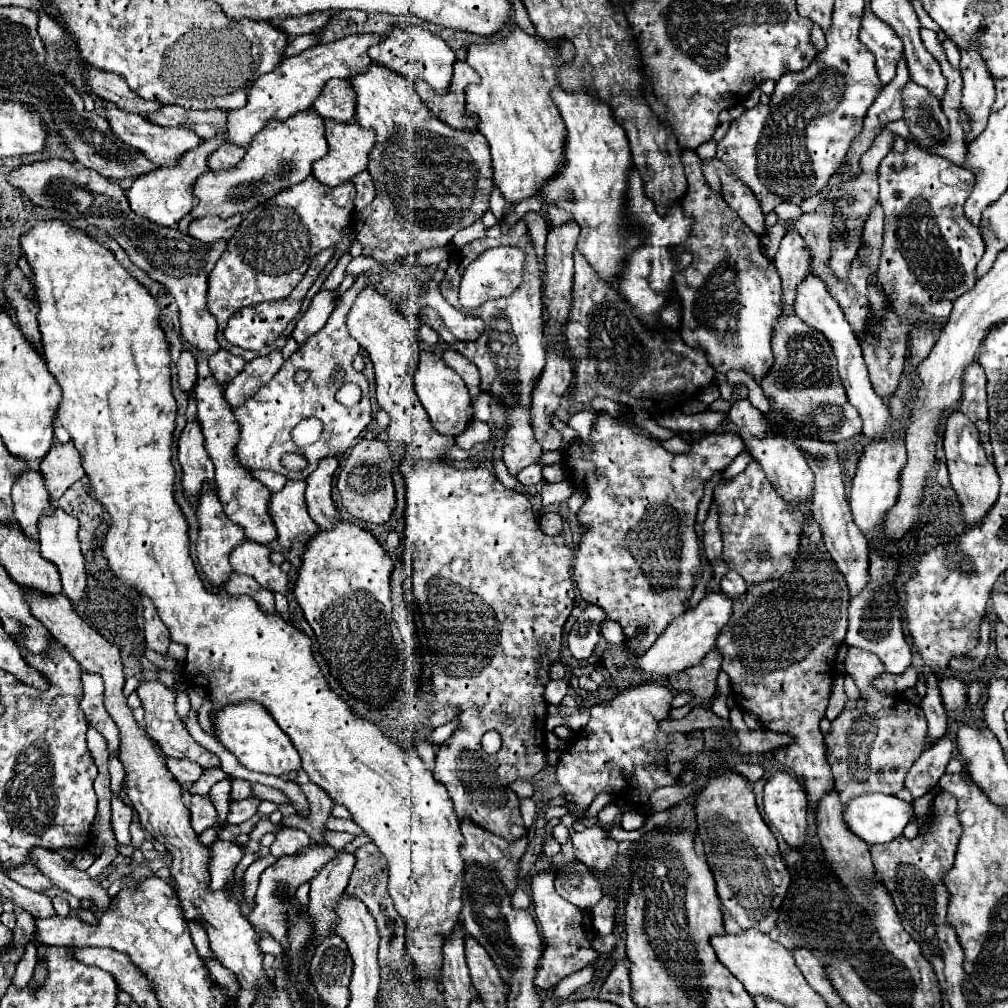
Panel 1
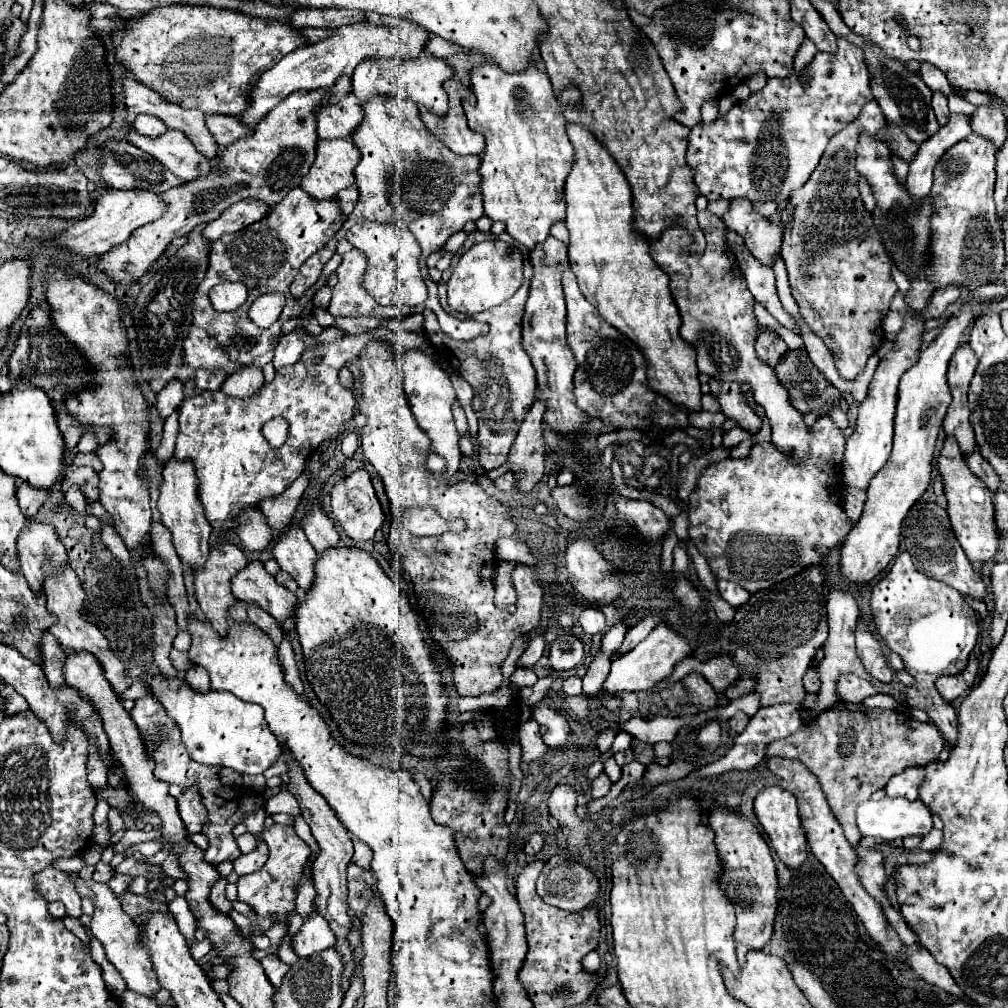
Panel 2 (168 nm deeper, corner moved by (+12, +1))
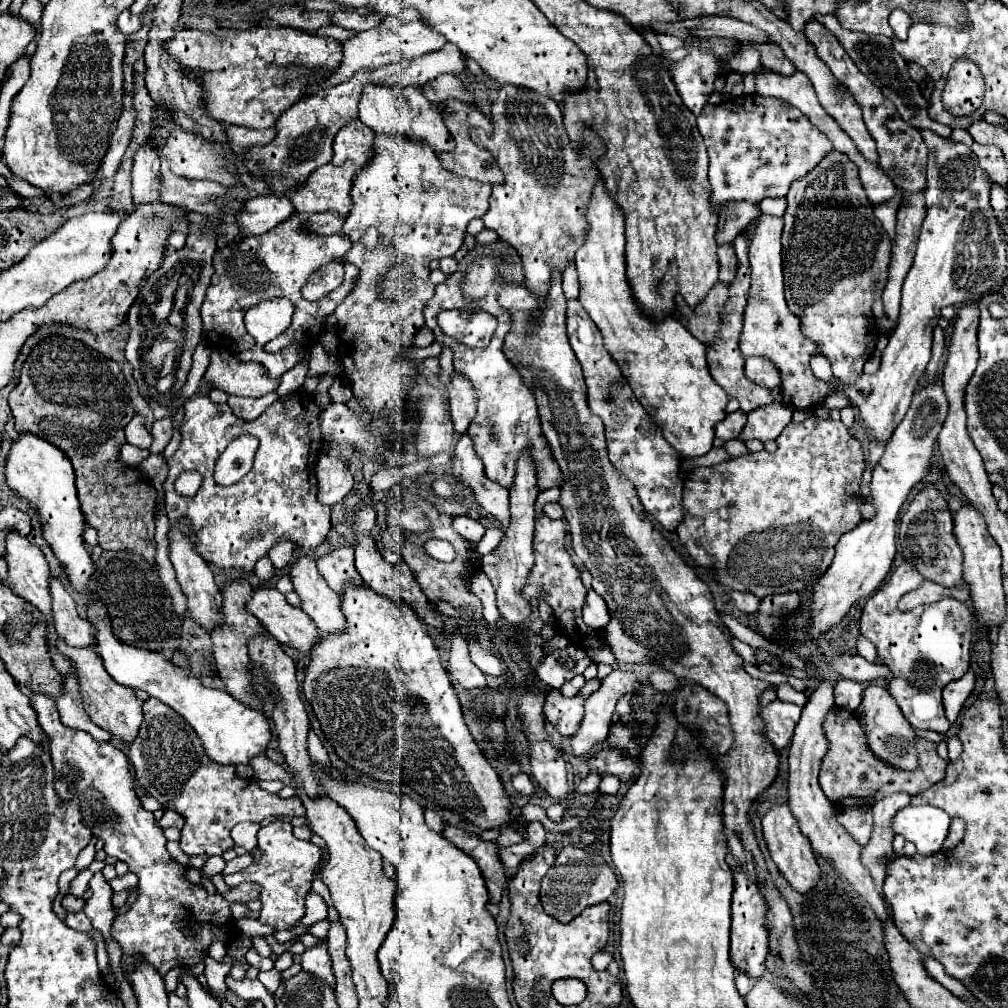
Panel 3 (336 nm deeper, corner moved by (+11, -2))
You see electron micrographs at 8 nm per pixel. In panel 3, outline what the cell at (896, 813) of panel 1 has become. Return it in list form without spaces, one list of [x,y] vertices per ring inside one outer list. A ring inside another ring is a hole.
[[[909,805],[893,817],[895,833],[913,841],[921,855],[937,853],[949,835],[949,827],[951,817],[943,809],[931,805]]]

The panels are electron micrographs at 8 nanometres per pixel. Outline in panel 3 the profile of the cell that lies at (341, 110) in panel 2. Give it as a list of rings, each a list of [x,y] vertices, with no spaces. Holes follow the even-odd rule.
[[[353,121],[353,125],[345,125],[333,143],[333,159],[331,165],[343,165],[345,161],[353,161],[359,169],[367,167],[373,155],[373,139],[375,133],[367,127],[361,125],[361,121]]]

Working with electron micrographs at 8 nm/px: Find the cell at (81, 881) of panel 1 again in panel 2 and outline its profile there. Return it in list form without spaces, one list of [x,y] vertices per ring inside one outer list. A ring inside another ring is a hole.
[[[76,872],[68,874],[68,876],[74,882],[76,892],[82,898],[90,898],[94,902],[94,914],[92,914],[92,924],[90,924],[92,936],[102,942],[102,946],[106,950],[106,958],[122,974],[122,978],[126,980],[128,990],[134,990],[134,992],[144,994],[144,996],[154,996],[154,992],[160,990],[160,986],[156,986],[156,976],[152,974],[152,962],[148,962],[148,950],[144,950],[142,946],[136,946],[138,926],[122,910],[122,904],[118,900],[118,896],[106,884],[100,884],[100,882],[94,882],[94,880],[82,880]]]

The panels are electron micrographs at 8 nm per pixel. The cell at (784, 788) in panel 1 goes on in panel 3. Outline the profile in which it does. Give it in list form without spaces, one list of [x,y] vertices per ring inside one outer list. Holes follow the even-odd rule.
[[[779,805],[773,807],[765,817],[763,817],[763,837],[767,841],[771,859],[775,861],[777,869],[781,875],[787,879],[787,883],[797,891],[797,893],[809,893],[811,889],[817,887],[819,881],[819,865],[815,861],[815,853],[811,849],[809,839],[801,833],[797,819],[793,817],[789,805]]]

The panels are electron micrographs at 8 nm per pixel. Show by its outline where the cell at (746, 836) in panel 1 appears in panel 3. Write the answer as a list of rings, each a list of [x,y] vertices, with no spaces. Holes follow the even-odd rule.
[[[735,869],[735,891],[731,899],[731,963],[739,973],[749,977],[763,977],[765,959],[769,953],[769,939],[765,933],[765,901],[759,895],[757,883],[749,881],[747,873]]]

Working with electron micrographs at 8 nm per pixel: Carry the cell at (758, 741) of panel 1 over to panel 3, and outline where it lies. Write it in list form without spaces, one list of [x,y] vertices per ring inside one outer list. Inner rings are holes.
[[[833,707],[825,717],[823,729],[825,729],[825,737],[829,741],[829,749],[827,749],[827,755],[823,757],[819,783],[821,783],[821,789],[825,791],[825,795],[829,797],[829,801],[839,807],[871,807],[879,799],[883,799],[891,793],[897,793],[897,791],[917,795],[945,779],[947,763],[937,755],[935,745],[925,739],[917,741],[917,751],[919,751],[919,761],[921,761],[919,769],[905,773],[905,771],[887,767],[885,763],[877,761],[877,757],[873,757],[873,753],[869,753],[869,749],[865,745],[863,729],[853,713]]]

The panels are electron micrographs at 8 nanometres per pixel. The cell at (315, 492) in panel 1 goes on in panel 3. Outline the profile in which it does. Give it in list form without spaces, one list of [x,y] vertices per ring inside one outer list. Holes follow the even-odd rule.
[[[337,547],[335,551],[331,551],[329,555],[325,555],[317,561],[317,569],[335,593],[343,593],[343,589],[347,585],[363,583],[353,561],[355,559],[353,559],[351,547]]]

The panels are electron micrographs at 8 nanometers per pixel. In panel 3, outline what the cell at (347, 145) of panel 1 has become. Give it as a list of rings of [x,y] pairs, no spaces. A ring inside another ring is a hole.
[[[351,161],[343,167],[327,163],[309,175],[307,185],[291,195],[291,203],[301,215],[333,211],[347,217],[351,211],[351,187],[355,177],[357,167]]]

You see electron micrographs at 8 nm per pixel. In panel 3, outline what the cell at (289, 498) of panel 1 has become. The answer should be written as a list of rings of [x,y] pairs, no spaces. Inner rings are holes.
[[[299,557],[299,561],[291,567],[291,581],[303,601],[301,609],[313,619],[321,633],[345,633],[341,597],[325,585],[325,579],[317,573],[313,557]]]

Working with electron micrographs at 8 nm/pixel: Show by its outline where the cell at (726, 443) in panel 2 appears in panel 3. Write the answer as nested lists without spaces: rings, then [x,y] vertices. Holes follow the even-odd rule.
[[[781,403],[767,405],[763,409],[751,411],[745,433],[741,433],[739,439],[759,439],[759,441],[773,441],[779,437],[779,433],[785,429],[787,423],[791,423],[791,409]]]

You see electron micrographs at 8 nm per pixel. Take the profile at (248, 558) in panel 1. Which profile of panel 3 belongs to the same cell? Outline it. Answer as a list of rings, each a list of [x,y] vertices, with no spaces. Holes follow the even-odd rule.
[[[259,587],[251,601],[249,601],[249,613],[253,613],[261,623],[263,627],[277,639],[281,641],[283,645],[289,645],[293,649],[297,649],[301,655],[309,655],[311,649],[319,643],[321,635],[319,635],[319,629],[313,625],[311,617],[307,617],[307,613],[303,613],[303,609],[297,609],[297,607],[291,607],[285,599],[283,593],[279,593],[277,589],[271,589],[271,587]]]

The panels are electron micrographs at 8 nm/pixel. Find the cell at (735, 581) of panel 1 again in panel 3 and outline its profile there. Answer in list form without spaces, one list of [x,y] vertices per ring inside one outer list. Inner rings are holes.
[[[731,591],[731,599],[733,603],[737,605],[739,611],[751,615],[751,613],[757,613],[759,609],[759,599],[753,595],[753,593],[741,593],[741,591]]]

